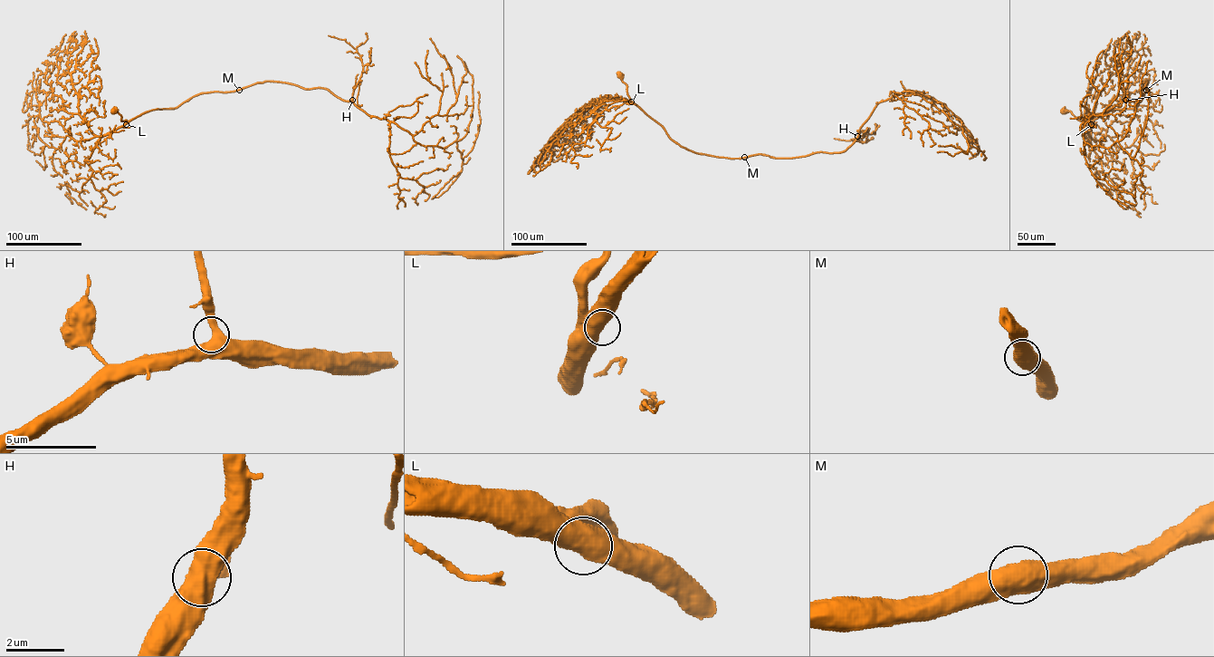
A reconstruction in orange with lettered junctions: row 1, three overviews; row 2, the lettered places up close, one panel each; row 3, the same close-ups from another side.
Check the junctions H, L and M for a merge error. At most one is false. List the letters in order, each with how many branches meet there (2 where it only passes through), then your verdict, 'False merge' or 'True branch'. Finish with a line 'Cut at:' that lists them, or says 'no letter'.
H: Branches: 2. True branch
L: Branches: 2. True branch
M: Branches: 2. True branch
Cut at: no letter

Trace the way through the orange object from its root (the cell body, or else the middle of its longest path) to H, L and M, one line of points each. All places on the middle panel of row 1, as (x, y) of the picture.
H: (621, 74), (632, 101), (673, 140), (695, 153), (730, 158), (757, 154), (794, 158), (842, 152), (857, 136)
L: (621, 74), (631, 101)
M: (621, 74), (630, 100), (681, 146), (696, 153), (744, 157)

